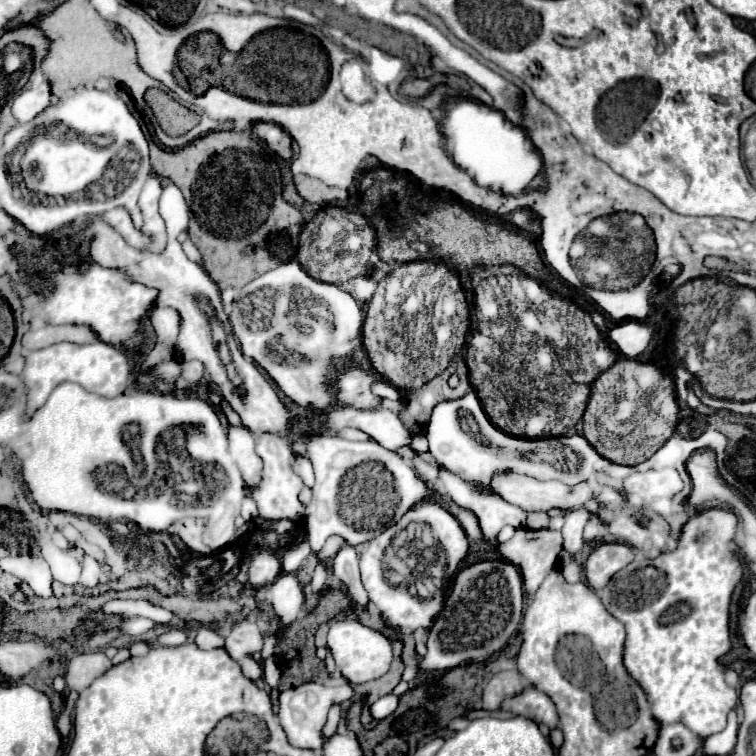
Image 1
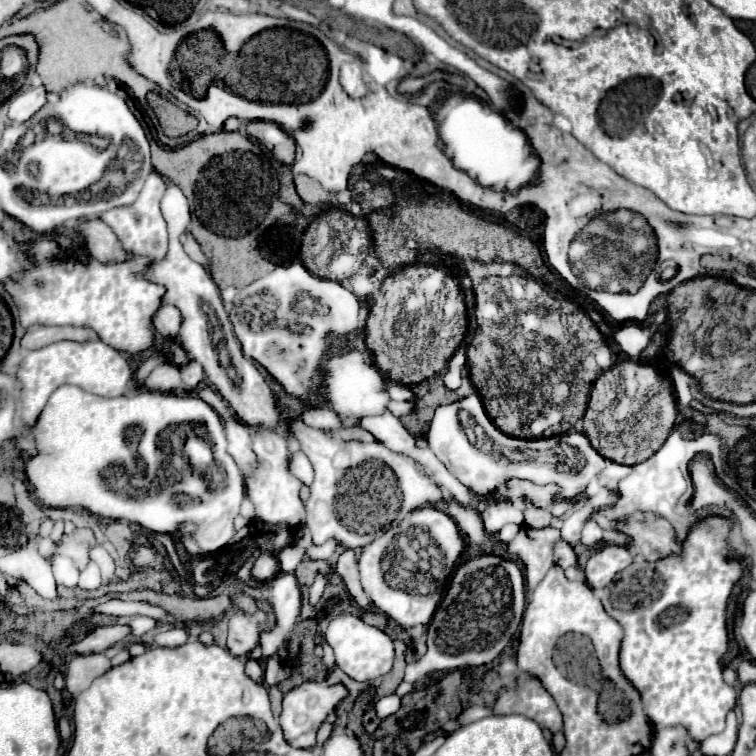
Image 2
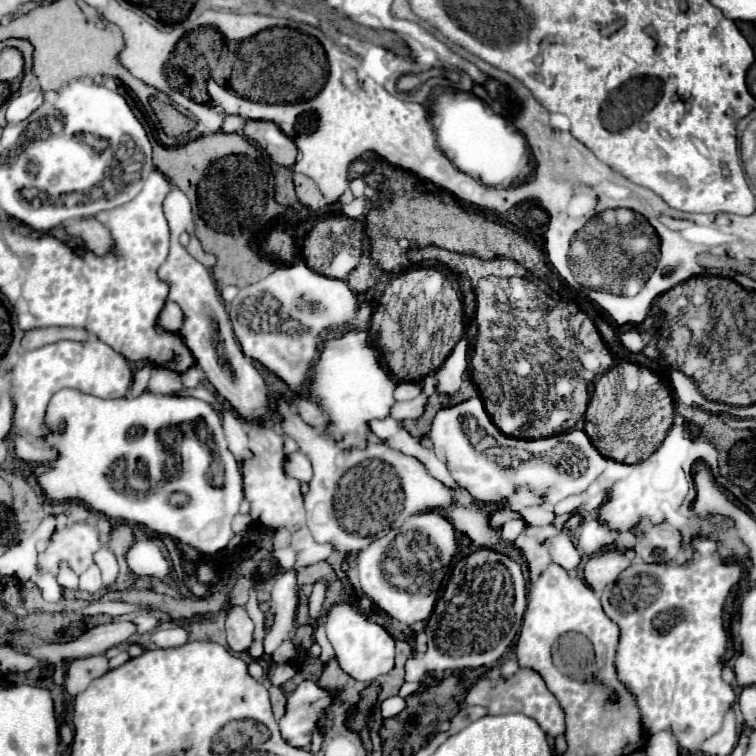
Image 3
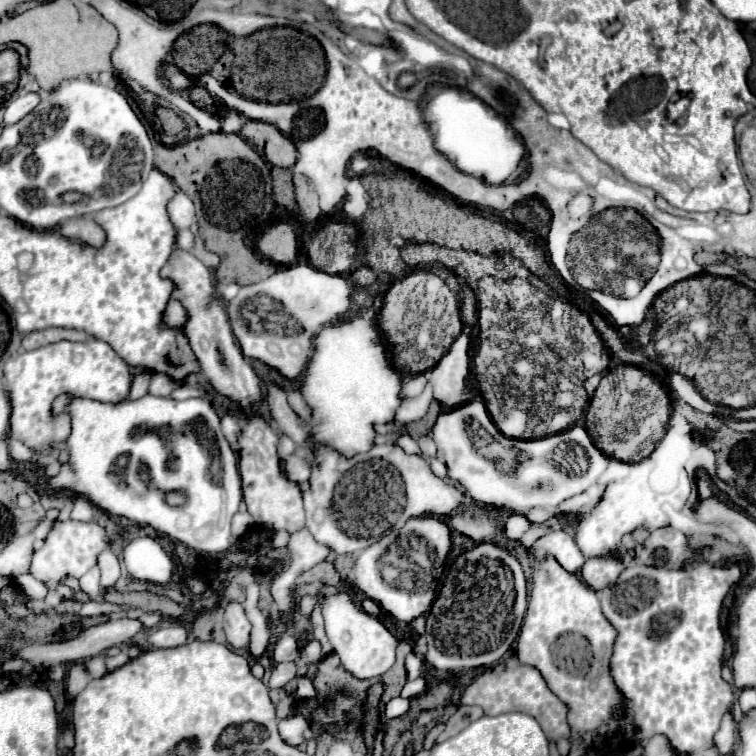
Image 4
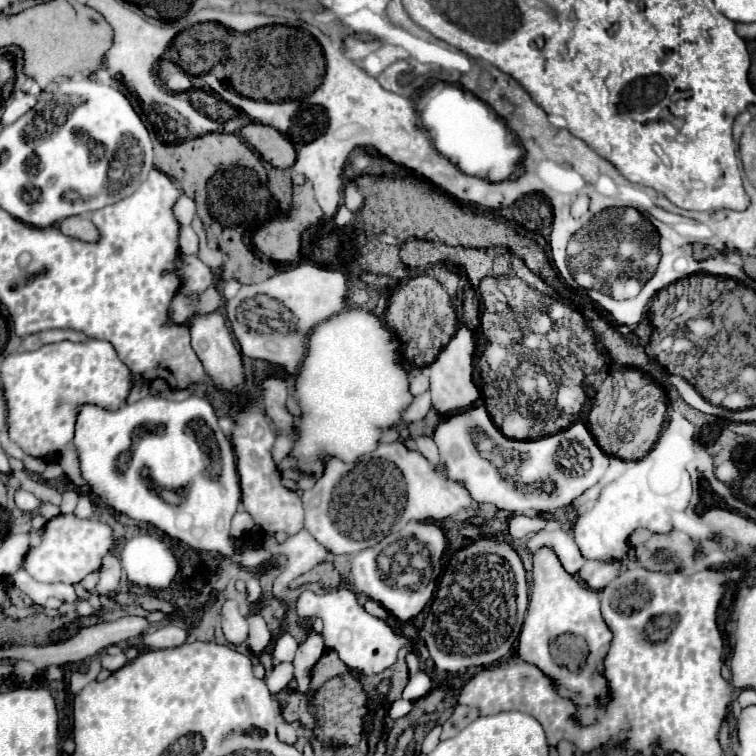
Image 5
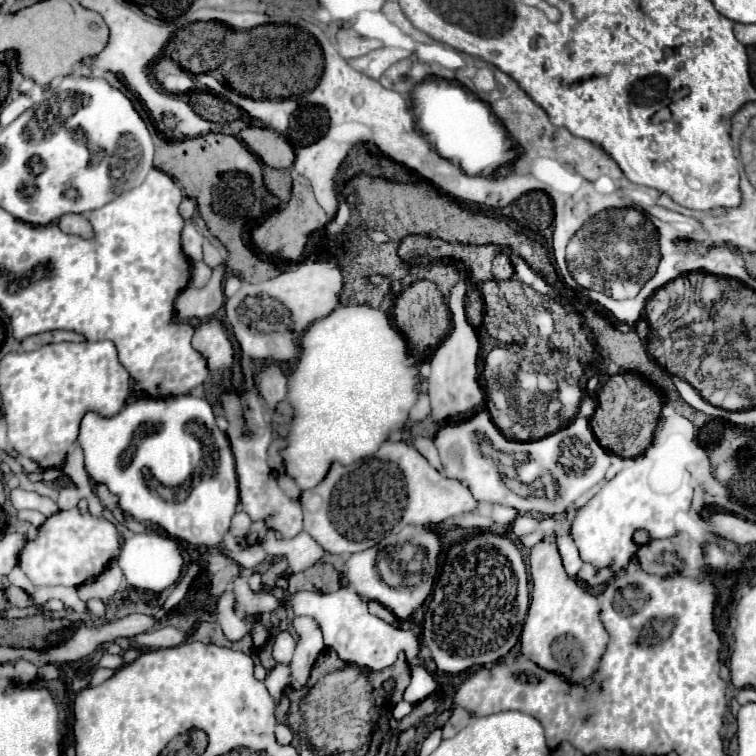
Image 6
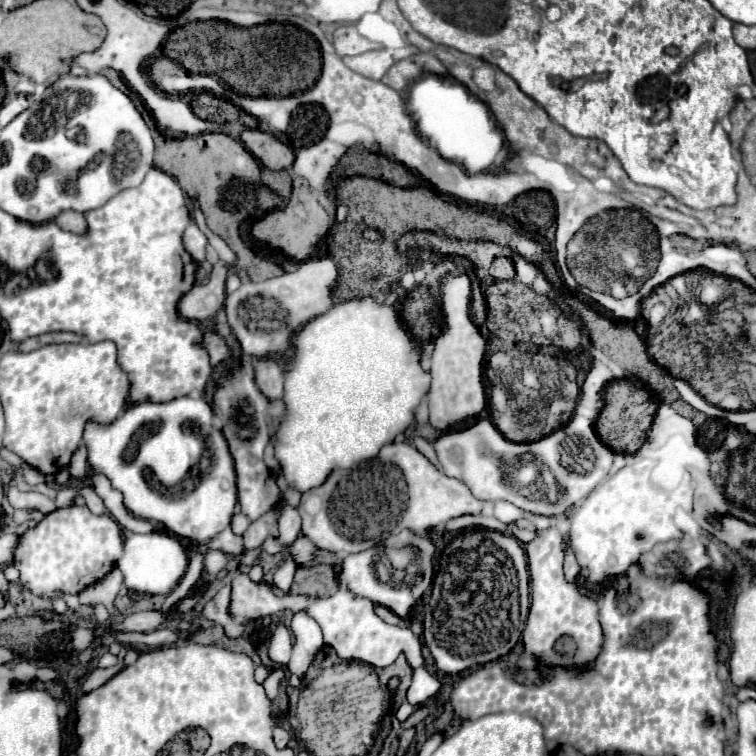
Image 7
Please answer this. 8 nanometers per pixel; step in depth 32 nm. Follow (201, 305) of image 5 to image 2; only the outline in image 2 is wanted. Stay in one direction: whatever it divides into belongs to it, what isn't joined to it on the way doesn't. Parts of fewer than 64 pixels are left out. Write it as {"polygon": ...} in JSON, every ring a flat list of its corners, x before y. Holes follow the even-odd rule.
{"polygon":[[166,304,158,310,158,314,154,316,154,328,158,330,158,334,162,338,176,338,178,330,182,324,182,314,176,306]]}

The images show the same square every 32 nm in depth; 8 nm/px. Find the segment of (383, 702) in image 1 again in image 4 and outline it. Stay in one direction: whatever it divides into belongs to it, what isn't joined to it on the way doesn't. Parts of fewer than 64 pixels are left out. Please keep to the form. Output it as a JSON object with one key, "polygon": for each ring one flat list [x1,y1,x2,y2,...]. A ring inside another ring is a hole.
{"polygon":[[394,698,394,700,390,700,390,702,386,704,384,714,386,714,386,718,398,718,398,716,404,716,408,710,410,710,410,702,408,702,408,700,404,700,404,698]]}

